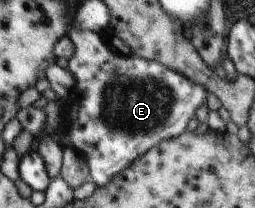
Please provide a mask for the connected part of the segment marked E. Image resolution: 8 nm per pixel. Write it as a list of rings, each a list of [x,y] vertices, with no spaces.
[[[72,24],[68,36],[75,44],[74,56],[70,58],[68,68],[75,80],[71,92],[78,94],[78,100],[70,104],[70,114],[65,121],[61,142],[64,149],[72,147],[89,161],[91,180],[97,188],[106,188],[123,170],[134,165],[152,147],[182,134],[186,124],[194,116],[196,108],[204,104],[207,89],[161,62],[151,61],[132,53],[122,55],[114,52],[106,43],[106,35],[81,31]]]

